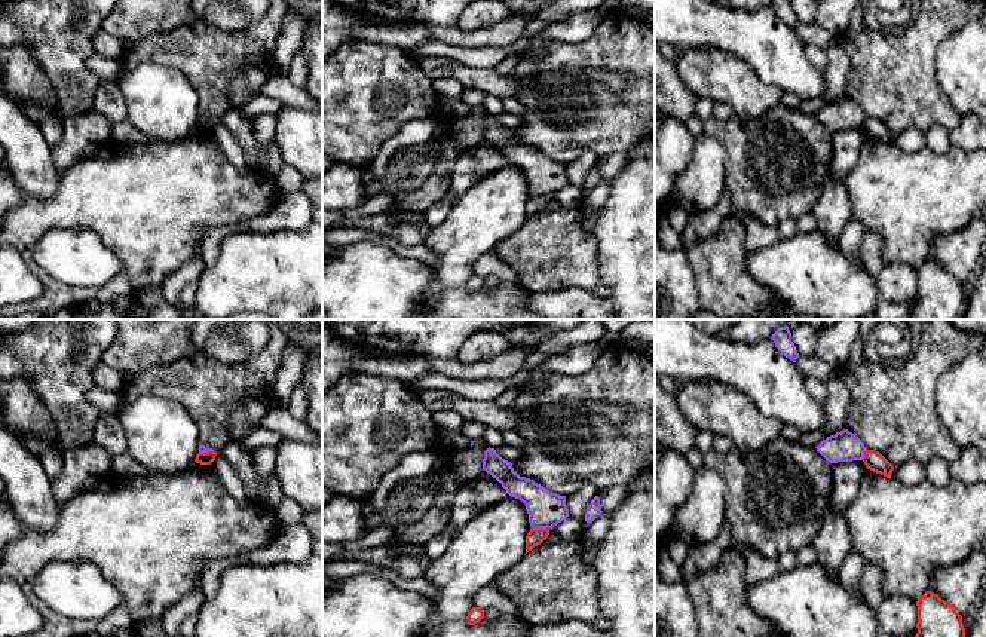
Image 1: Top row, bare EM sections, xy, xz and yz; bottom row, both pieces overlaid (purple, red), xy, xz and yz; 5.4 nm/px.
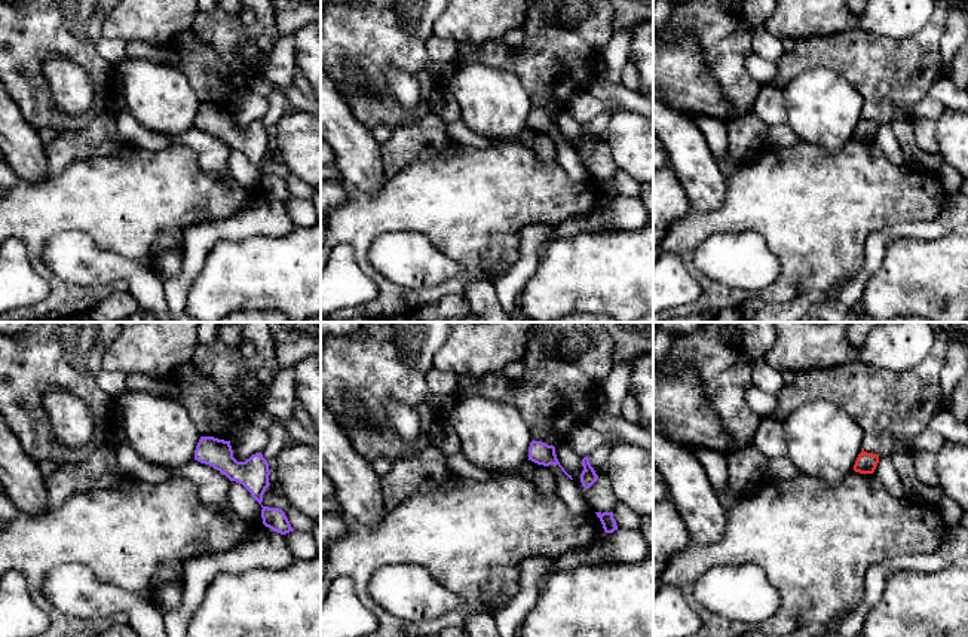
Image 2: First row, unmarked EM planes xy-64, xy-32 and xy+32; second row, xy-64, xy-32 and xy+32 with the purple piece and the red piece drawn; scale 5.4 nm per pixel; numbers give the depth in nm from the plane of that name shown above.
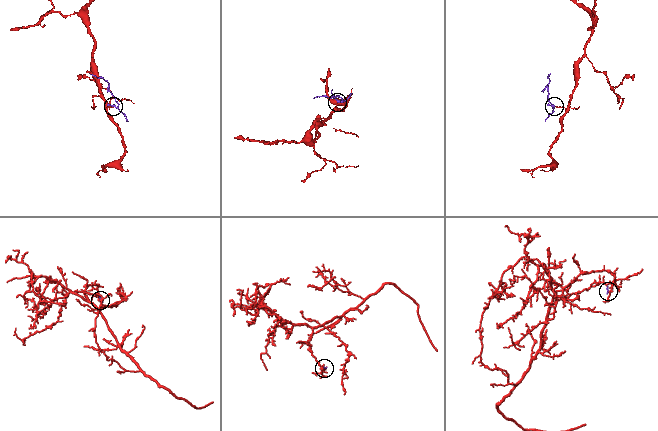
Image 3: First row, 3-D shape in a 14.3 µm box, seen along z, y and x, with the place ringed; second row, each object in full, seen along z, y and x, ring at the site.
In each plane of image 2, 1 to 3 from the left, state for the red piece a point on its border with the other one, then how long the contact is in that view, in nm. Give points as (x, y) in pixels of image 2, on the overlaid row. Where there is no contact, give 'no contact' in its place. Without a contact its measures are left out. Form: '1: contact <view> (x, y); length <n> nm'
1: no contact
2: no contact
3: no contact

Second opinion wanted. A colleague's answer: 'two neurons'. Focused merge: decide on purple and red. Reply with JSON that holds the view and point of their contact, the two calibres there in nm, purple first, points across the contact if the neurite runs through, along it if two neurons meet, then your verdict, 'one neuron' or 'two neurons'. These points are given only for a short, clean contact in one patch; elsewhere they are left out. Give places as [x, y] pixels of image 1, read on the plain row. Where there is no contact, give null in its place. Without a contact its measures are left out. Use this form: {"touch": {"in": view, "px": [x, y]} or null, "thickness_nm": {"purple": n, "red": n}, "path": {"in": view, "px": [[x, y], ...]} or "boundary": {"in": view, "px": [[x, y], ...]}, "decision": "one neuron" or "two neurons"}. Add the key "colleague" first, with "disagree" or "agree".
{"colleague": "agree", "touch": {"in": "xz", "px": [541, 195]}, "thickness_nm": {"purple": 200, "red": 90}, "boundary": {"in": "xz", "px": [[532, 195], [548, 196]]}, "decision": "two neurons"}

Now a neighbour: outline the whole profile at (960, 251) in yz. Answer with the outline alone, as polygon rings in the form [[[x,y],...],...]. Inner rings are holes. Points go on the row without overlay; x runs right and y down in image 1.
[[[986,209],[980,211],[959,232],[938,235],[927,258],[937,261],[962,284],[974,272],[986,241]]]

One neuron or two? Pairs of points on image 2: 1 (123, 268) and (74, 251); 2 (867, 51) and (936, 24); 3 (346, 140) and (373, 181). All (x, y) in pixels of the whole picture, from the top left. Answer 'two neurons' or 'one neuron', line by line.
1: one neuron
2: one neuron
3: one neuron

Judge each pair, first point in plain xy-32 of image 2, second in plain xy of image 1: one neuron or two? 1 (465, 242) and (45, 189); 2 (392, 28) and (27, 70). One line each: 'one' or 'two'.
1: two
2: two

